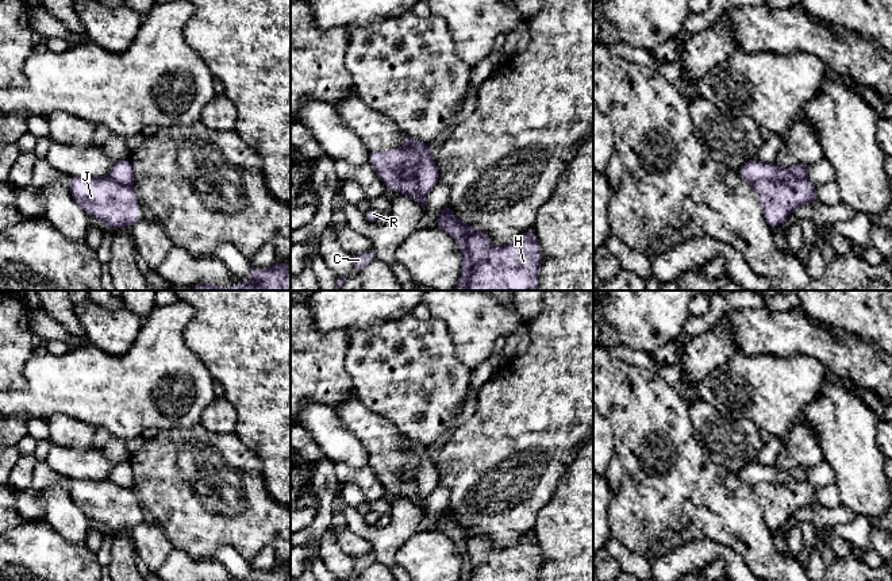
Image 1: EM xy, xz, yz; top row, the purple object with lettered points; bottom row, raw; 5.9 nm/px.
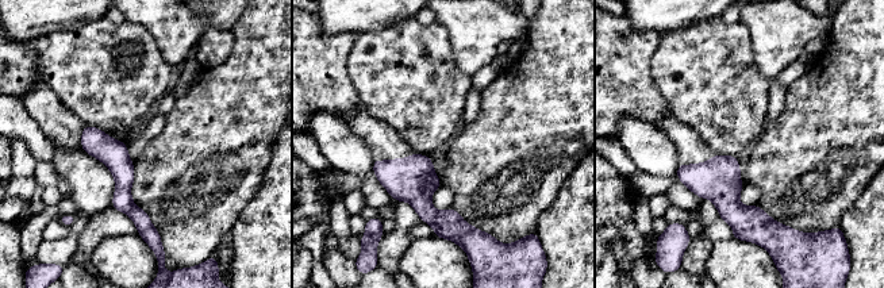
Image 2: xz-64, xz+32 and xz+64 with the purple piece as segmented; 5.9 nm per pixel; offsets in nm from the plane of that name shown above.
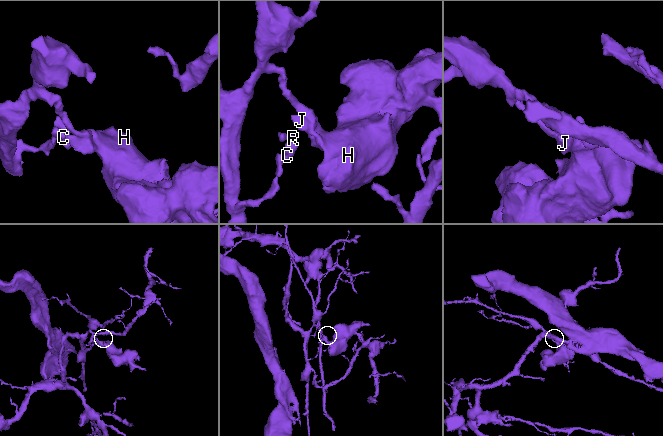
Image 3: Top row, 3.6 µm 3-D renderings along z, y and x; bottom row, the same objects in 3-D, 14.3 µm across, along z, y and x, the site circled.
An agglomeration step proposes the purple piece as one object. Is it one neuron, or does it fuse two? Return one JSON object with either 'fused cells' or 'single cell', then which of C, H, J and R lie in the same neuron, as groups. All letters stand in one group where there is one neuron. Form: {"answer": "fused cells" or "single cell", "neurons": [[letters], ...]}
{"answer": "fused cells", "neurons": [["C", "R"], ["H", "J"]]}

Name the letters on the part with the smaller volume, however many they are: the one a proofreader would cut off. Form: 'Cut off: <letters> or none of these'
Cut off: H, J

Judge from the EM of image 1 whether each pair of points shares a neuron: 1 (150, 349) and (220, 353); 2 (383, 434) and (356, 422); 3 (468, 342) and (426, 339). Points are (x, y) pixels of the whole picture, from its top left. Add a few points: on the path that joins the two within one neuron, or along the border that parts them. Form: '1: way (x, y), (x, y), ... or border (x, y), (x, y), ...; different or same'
1: border (192, 319), (184, 330), (184, 343), (212, 376); different
2: way (376, 433), (362, 422); same
3: border (433, 316), (445, 323), (454, 354), (469, 368); different

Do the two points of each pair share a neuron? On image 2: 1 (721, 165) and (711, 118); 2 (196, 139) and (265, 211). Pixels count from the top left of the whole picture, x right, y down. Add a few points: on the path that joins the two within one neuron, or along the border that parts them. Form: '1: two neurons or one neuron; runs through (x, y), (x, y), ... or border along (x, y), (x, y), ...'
1: two neurons; border along (696, 131), (714, 153), (734, 156)
2: two neurons; border along (265, 168), (260, 188), (234, 223)

